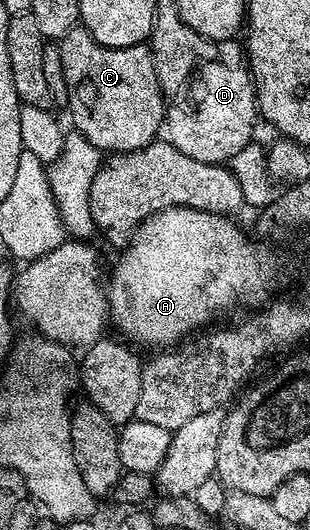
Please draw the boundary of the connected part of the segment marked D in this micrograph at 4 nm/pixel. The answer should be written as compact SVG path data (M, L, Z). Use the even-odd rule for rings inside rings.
M211 60L194 73L185 93L186 100L171 103L166 109L164 132L172 146L196 162L225 165L244 146L255 139L254 123L259 123L258 97L254 95L254 78L245 67Z

